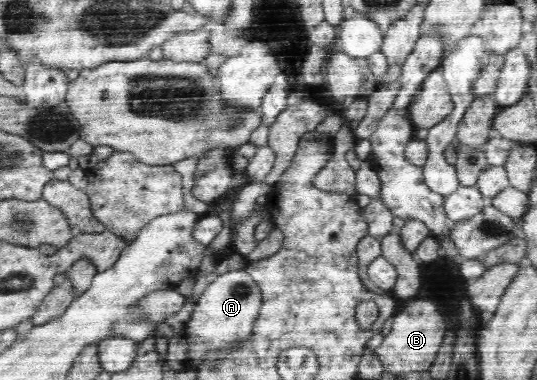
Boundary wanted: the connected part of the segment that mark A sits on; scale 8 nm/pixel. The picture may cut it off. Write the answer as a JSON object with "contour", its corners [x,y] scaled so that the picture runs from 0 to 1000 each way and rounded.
{"contour":[[[426,711],[408,721],[385,750],[367,792],[361,795],[359,826],[348,850],[348,900],[352,900],[352,937],[374,942],[389,926],[400,926],[415,911],[441,905],[438,916],[453,911],[449,895],[471,889],[471,858],[480,842],[482,813],[488,805],[488,768],[471,729],[458,713]]]}

